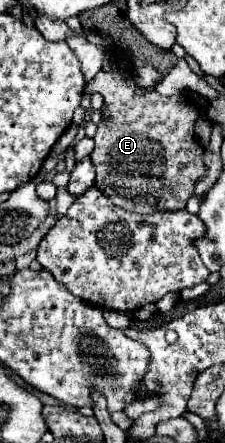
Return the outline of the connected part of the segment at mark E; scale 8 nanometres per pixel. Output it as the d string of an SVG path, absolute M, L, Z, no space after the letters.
M100 71L86 83L84 93L100 93L110 109L110 117L98 125L94 137L94 185L110 197L116 207L126 211L154 213L184 209L194 193L196 181L206 173L202 161L204 149L194 137L194 123L200 117L198 109L182 95L164 97L154 91L138 97L134 79L118 71Z

